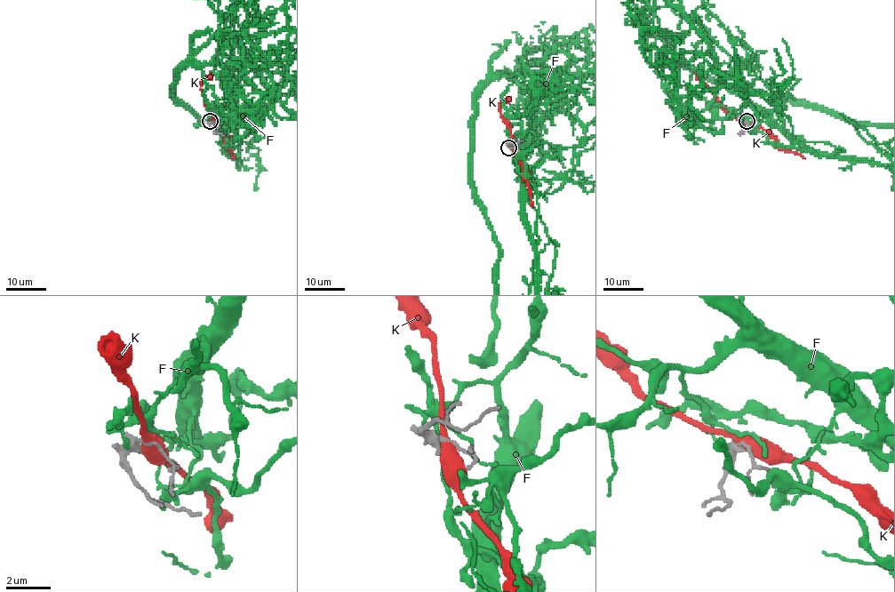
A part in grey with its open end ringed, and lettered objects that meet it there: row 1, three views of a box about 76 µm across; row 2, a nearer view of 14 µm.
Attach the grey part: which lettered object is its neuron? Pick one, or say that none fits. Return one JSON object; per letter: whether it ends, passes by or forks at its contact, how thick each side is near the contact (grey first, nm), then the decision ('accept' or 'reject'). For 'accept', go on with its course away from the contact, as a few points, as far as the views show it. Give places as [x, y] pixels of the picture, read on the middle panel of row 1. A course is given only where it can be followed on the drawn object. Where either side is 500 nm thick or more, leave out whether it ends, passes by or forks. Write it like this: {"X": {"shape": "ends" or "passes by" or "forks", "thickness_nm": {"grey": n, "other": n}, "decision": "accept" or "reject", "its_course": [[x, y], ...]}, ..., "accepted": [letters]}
{"F": {"shape": "ends", "thickness_nm": {"grey": 440, "other": 120}, "decision": "reject"}, "K": {"thickness_nm": {"grey": 300, "other": 500}, "decision": "reject"}, "accepted": []}

